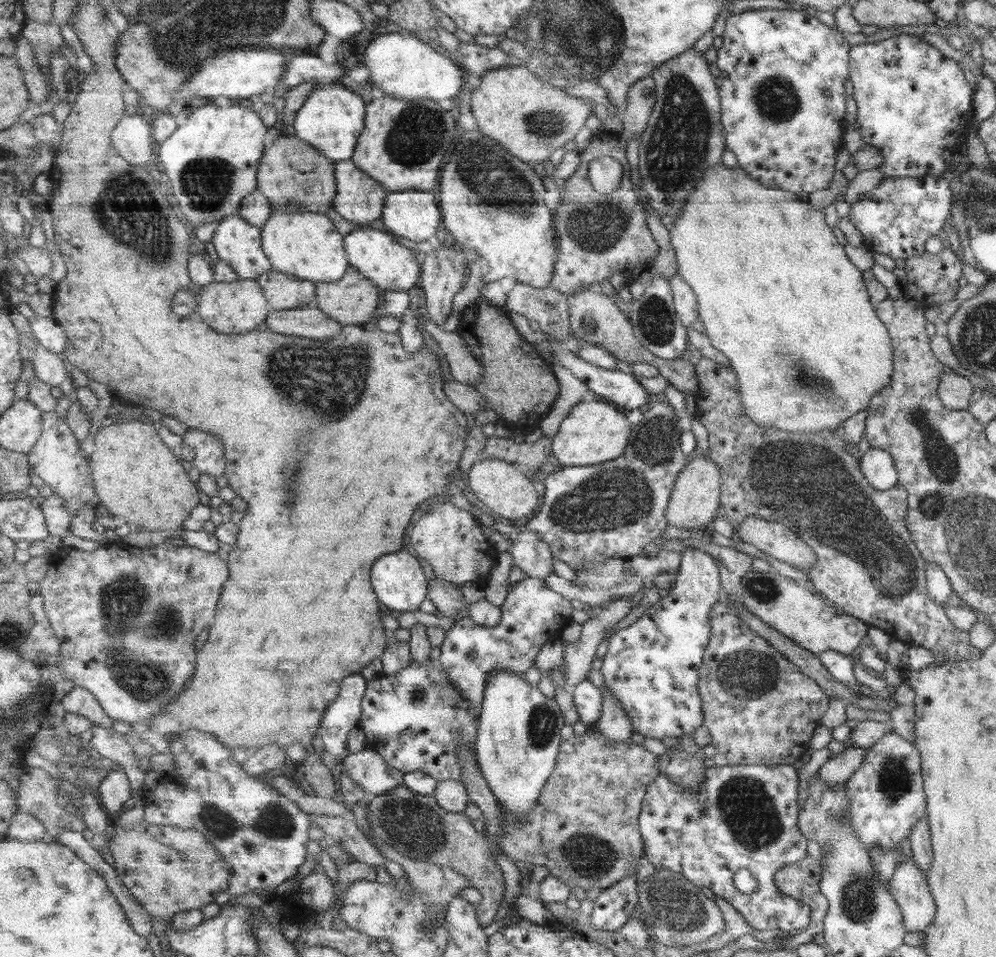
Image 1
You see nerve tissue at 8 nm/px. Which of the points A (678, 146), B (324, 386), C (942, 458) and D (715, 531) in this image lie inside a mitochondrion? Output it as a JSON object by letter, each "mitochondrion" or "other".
{"A":"mitochondrion","B":"mitochondrion","C":"mitochondrion","D":"other"}

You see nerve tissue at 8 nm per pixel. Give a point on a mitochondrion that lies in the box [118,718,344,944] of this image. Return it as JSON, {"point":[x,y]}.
{"point":[274,822]}

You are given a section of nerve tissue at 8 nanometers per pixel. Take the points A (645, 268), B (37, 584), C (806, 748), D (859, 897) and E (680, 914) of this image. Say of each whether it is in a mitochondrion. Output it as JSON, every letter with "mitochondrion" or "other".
{"A":"other","B":"other","C":"other","D":"mitochondrion","E":"mitochondrion"}

